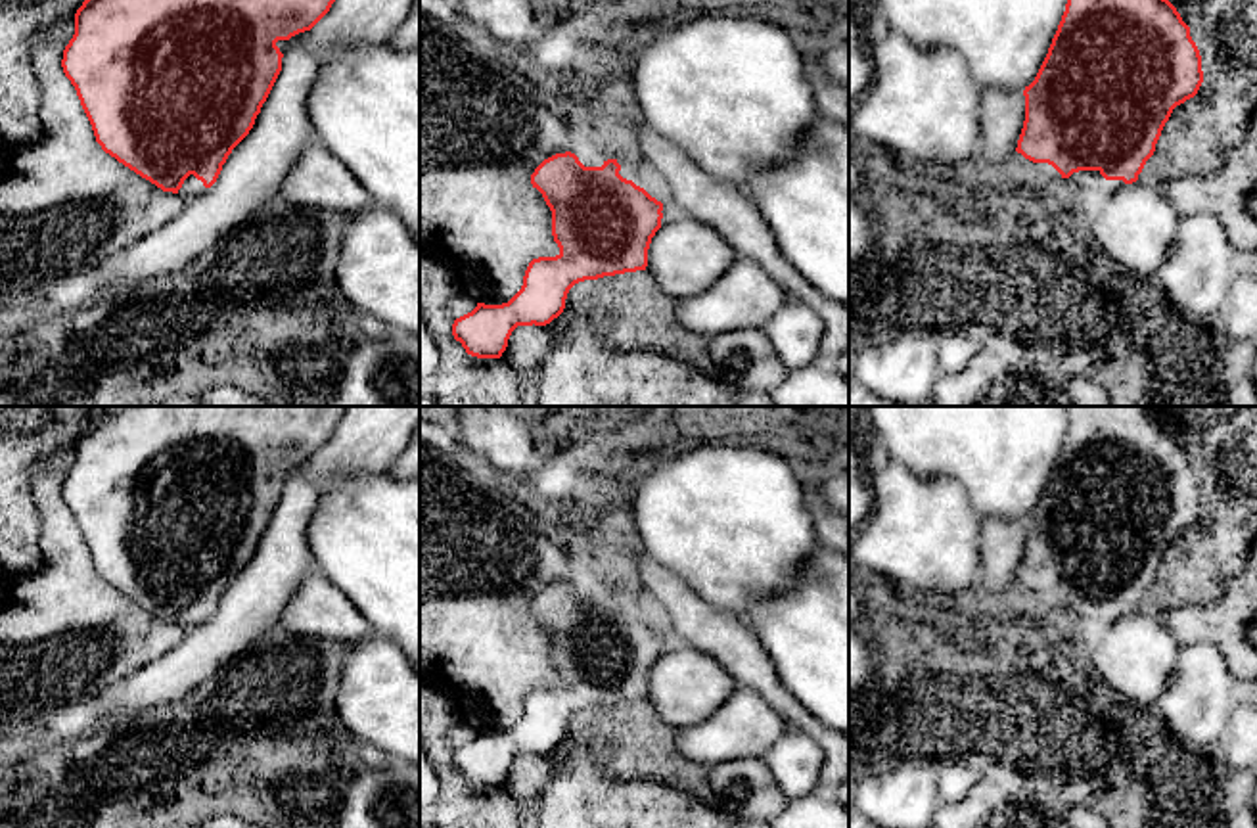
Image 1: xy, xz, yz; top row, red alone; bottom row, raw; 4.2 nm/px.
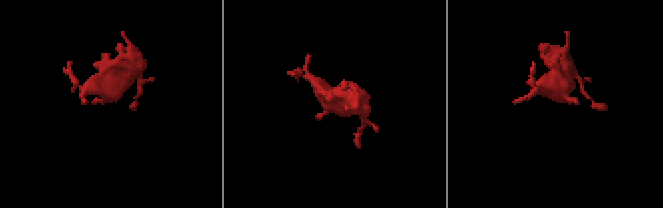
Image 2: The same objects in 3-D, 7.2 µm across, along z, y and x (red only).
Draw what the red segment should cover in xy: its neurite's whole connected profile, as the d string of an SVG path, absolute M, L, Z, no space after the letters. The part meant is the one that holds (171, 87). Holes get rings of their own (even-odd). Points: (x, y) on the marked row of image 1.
M84 0L75 13L75 34L63 50L61 67L77 90L80 105L92 125L96 142L119 163L149 180L163 192L178 194L184 180L194 174L211 188L232 150L249 134L266 102L280 71L284 54L278 40L310 31L331 8L335 0Z

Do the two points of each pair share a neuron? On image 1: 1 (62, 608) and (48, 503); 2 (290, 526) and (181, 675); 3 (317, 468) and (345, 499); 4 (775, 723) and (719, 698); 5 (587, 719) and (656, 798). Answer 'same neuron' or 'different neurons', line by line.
1: same neuron
2: same neuron
3: different neurons
4: same neuron
5: different neurons

